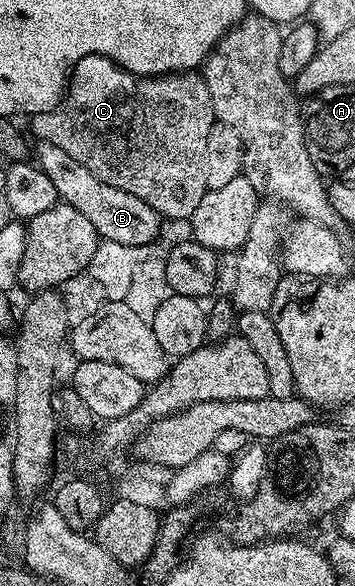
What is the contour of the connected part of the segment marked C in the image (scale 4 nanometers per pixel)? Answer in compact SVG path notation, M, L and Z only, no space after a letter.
M112 61L78 63L61 102L55 105L55 109L34 115L31 119L33 131L40 142L63 149L67 157L91 169L99 181L115 185L115 189L135 193L135 197L147 201L147 205L166 220L188 220L195 213L195 205L203 201L205 192L209 190L205 158L207 136L211 134L214 122L213 102L204 74L191 70L138 77Z

